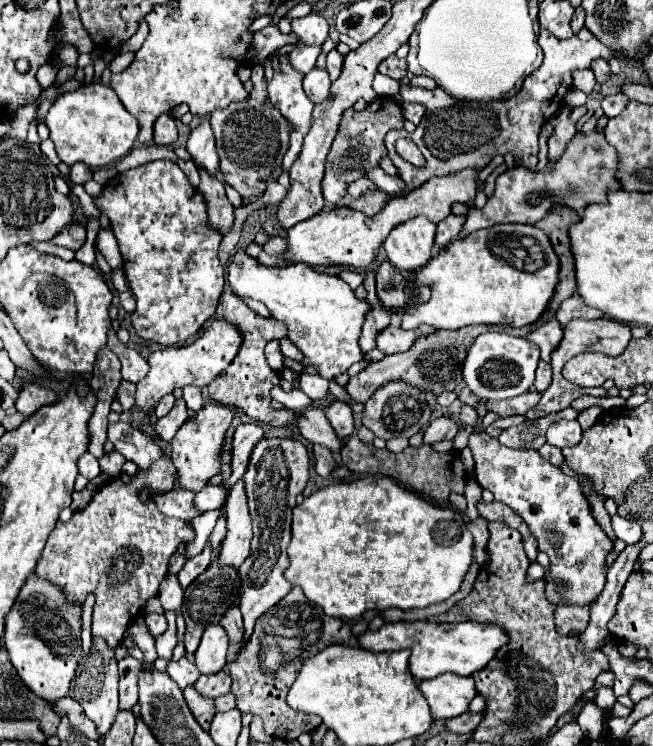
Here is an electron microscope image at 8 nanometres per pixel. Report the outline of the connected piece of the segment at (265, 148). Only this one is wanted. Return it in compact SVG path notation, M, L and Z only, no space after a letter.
M252 67L254 89L244 103L232 103L226 109L220 109L210 115L210 125L216 135L216 149L220 155L220 171L224 183L234 187L244 199L256 199L266 191L266 181L272 171L282 163L282 157L288 149L288 121L280 115L276 107L268 101L264 67Z

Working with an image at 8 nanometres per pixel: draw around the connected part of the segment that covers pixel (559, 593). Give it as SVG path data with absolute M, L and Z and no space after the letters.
M470 435L468 447L476 459L476 481L492 491L496 501L514 509L538 539L540 551L550 557L550 569L544 575L546 595L552 605L592 605L606 585L606 555L612 541L600 529L592 515L588 499L574 477L550 465L534 449L510 449L490 435Z

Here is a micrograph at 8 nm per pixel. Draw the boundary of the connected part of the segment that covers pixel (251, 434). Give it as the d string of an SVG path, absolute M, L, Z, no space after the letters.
M242 423L236 427L234 437L232 437L232 457L230 457L230 467L232 473L228 477L228 481L224 481L224 489L226 493L230 491L230 487L244 475L250 453L256 445L256 441L262 439L262 427L254 425L254 423Z

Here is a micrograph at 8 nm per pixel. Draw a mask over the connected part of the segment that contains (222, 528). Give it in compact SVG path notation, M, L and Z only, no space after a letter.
M224 507L220 509L220 517L218 517L218 523L208 539L208 545L212 547L212 553L214 553L214 559L210 563L210 567L198 577L194 579L186 591L184 591L184 605L182 605L182 613L184 613L184 621L186 621L186 635L184 635L184 645L186 645L186 651L188 655L194 655L194 651L198 649L200 645L200 637L204 633L204 629L208 625L218 625L224 617L224 613L232 607L232 605L238 605L240 603L240 577L236 577L238 569L236 567L222 567L220 561L218 561L218 549L224 541L224 533L226 533L226 517L224 517Z

